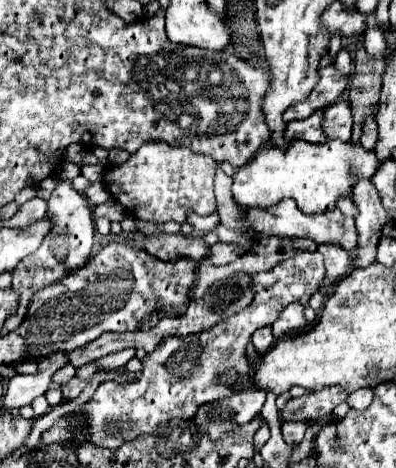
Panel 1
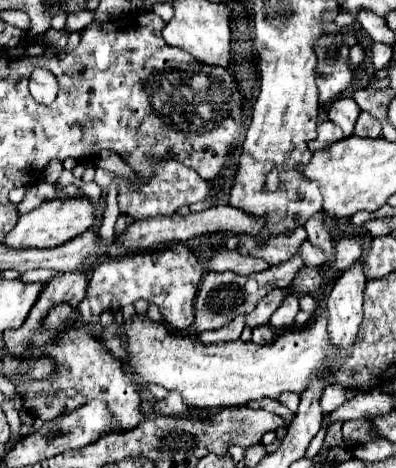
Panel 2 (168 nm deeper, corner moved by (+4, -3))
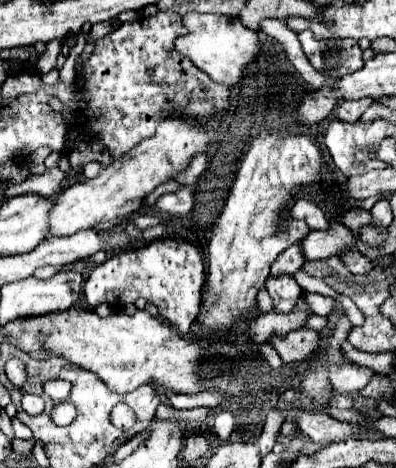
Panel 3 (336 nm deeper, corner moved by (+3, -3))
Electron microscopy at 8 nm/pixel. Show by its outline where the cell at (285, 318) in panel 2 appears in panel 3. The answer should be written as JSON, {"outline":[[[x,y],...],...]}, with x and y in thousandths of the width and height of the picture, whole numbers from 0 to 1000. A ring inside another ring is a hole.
{"outline":[[[677,590],[667,611],[682,624],[692,658],[702,667],[732,667],[763,628],[758,611],[737,590]]]}

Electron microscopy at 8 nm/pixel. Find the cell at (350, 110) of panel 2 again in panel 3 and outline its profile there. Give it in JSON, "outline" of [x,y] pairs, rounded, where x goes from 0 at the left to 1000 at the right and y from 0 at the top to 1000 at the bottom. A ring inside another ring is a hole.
{"outline":[[[909,209],[909,214],[874,214],[848,231],[848,252],[864,261],[904,261],[919,235],[944,218],[944,209]]]}

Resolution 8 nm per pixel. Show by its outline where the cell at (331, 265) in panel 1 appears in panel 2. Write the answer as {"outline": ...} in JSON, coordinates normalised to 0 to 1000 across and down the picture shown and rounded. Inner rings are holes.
{"outline":[[[806,457],[785,462],[785,466],[775,470],[775,479],[770,479],[770,491],[775,491],[775,513],[780,513],[790,526],[801,526],[811,538],[821,538],[826,556],[836,556],[841,543],[846,543],[846,517],[841,517],[841,509],[831,504],[831,496],[811,483],[811,462],[806,462]]]}

